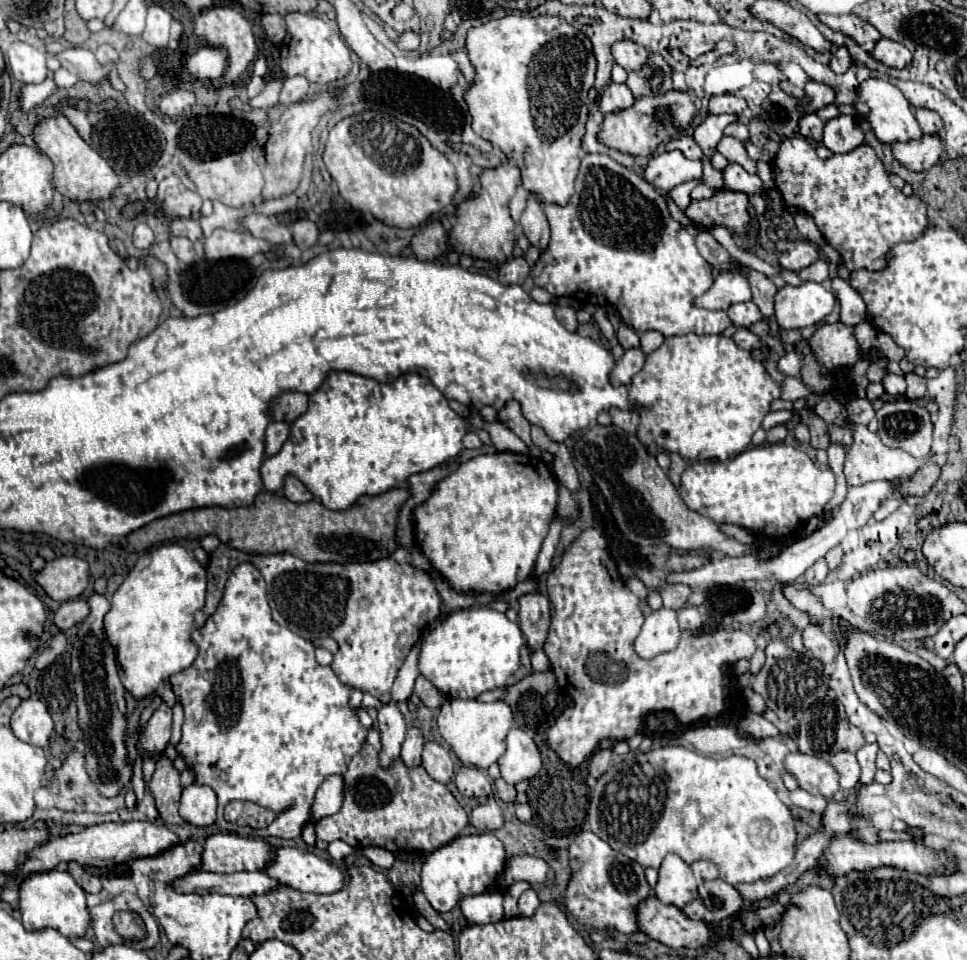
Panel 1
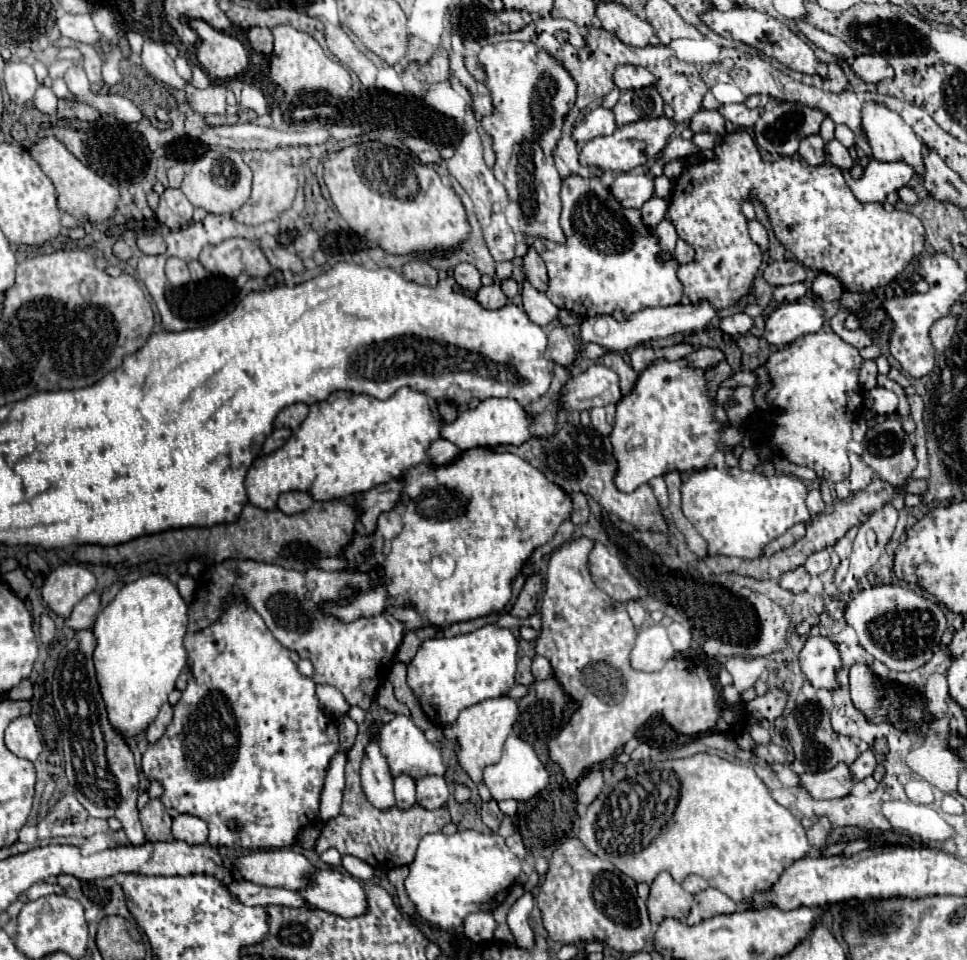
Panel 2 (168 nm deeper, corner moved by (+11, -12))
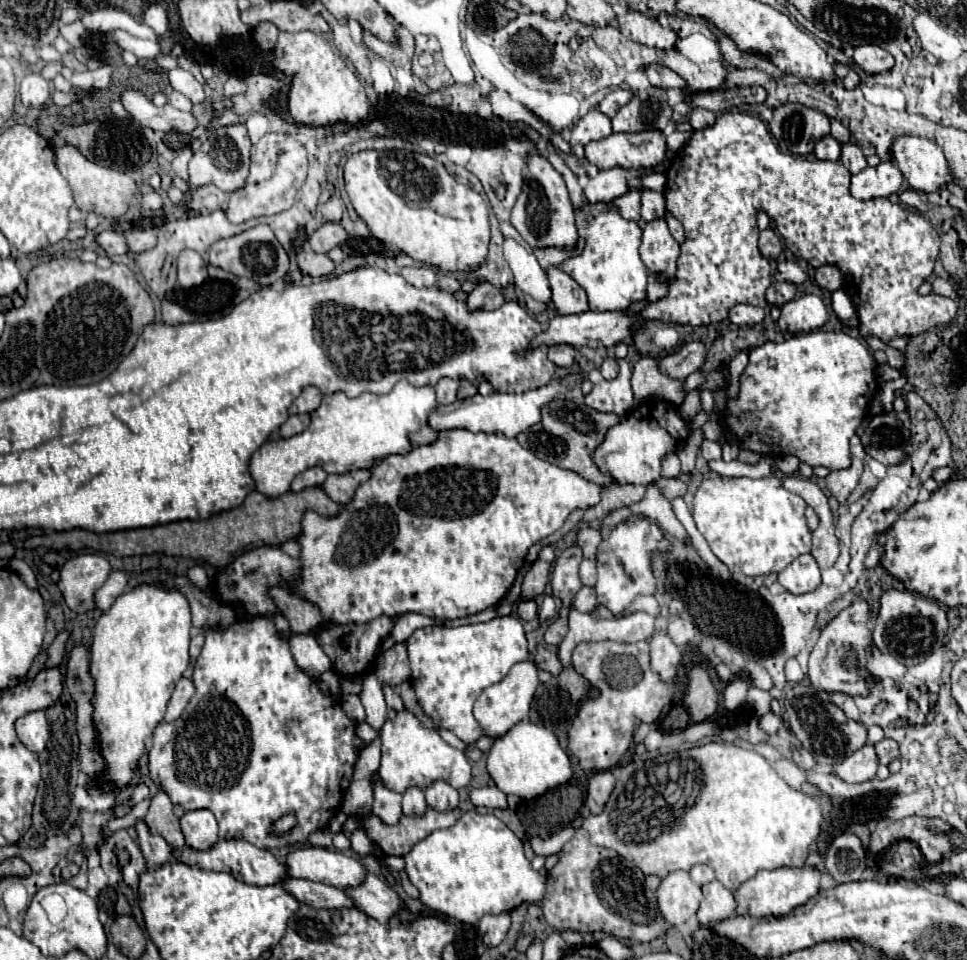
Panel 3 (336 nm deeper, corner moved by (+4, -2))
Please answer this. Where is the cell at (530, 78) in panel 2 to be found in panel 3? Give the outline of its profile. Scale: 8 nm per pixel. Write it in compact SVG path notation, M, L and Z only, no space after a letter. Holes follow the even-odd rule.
M531 155L527 165L529 165L529 173L525 177L523 193L519 195L513 207L511 223L521 233L521 237L529 243L531 249L543 249L543 247L575 249L577 225L575 225L575 213L563 177L551 167L551 163L543 155Z

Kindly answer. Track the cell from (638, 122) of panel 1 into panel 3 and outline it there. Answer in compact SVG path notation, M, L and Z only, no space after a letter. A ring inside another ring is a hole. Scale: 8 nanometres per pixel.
M661 131L611 133L601 141L585 145L585 159L599 169L649 169L661 163L667 145Z

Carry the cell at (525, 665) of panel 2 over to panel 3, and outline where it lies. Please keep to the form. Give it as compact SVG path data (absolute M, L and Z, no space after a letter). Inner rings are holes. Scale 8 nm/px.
M537 647L535 655L533 655L533 661L537 661L537 667L539 669L549 671L551 675L559 675L563 671L563 665L561 665L557 653L555 651L549 651L545 647Z

